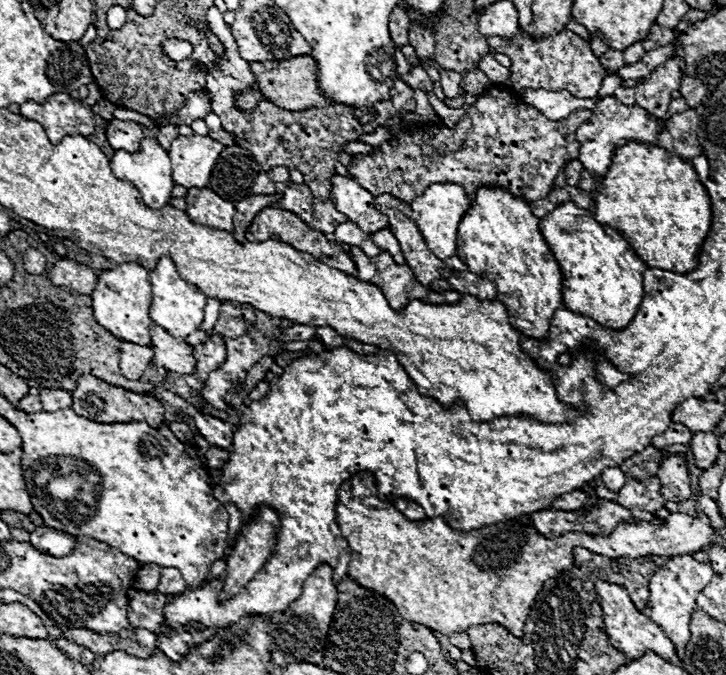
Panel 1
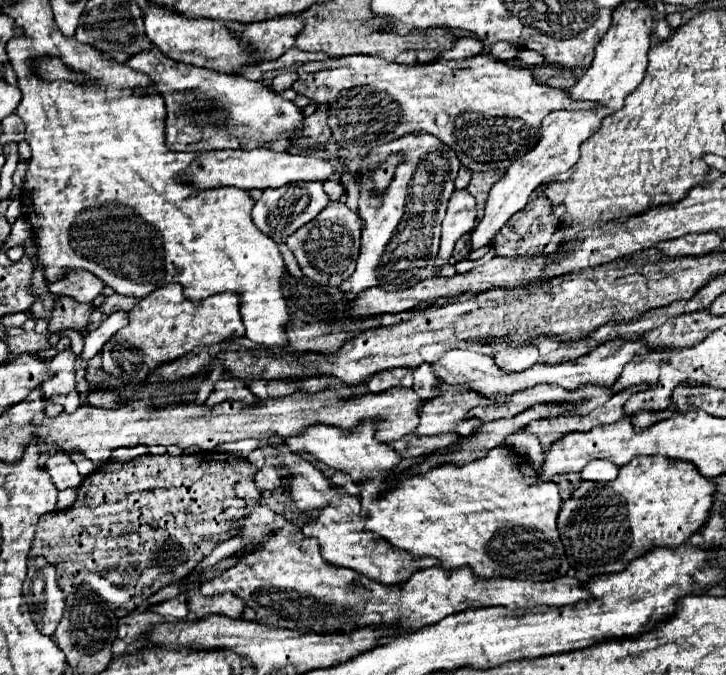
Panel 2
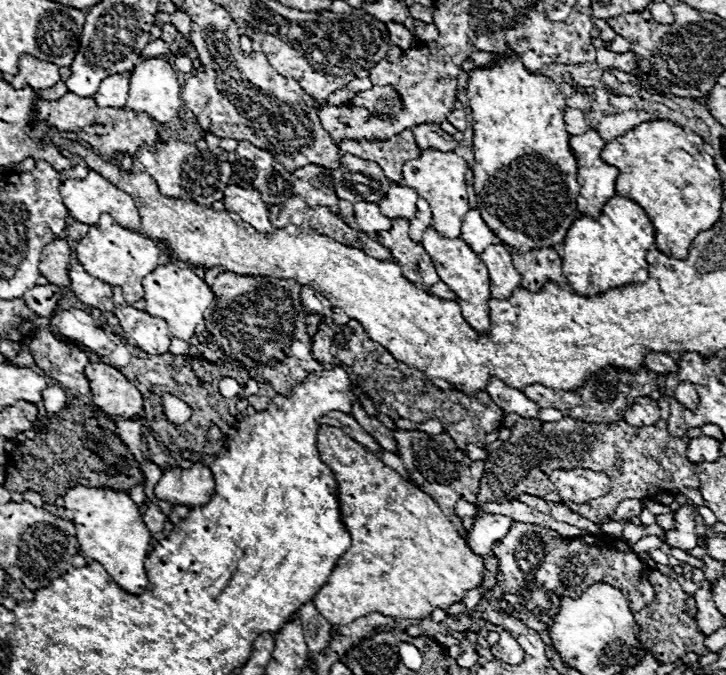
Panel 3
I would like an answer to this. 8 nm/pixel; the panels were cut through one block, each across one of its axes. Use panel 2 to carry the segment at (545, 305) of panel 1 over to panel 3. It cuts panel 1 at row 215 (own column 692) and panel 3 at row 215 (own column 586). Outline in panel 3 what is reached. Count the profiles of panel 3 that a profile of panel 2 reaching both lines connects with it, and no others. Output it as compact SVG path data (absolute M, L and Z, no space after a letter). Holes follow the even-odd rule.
M496 56L496 64L492 68L472 70L468 76L470 82L466 90L474 128L474 192L478 202L486 204L478 206L484 222L502 242L520 252L552 248L554 244L560 244L566 236L566 230L578 216L576 160L568 146L570 134L564 126L564 96L560 96L560 90L550 78L528 72L518 58Z

